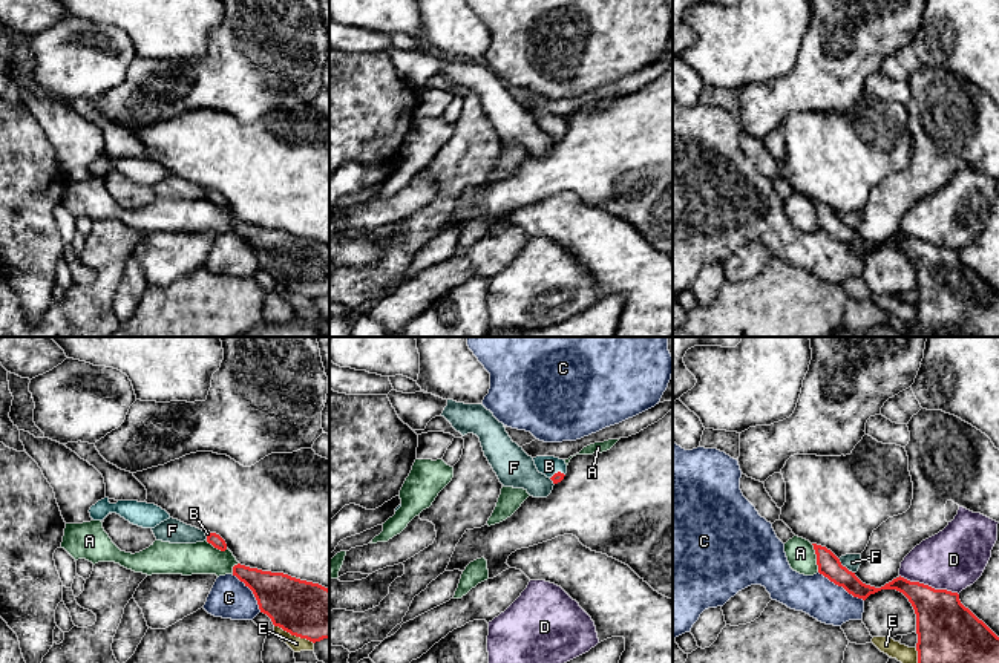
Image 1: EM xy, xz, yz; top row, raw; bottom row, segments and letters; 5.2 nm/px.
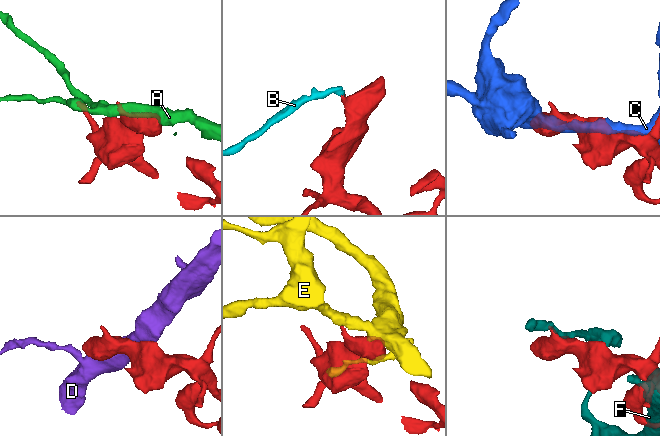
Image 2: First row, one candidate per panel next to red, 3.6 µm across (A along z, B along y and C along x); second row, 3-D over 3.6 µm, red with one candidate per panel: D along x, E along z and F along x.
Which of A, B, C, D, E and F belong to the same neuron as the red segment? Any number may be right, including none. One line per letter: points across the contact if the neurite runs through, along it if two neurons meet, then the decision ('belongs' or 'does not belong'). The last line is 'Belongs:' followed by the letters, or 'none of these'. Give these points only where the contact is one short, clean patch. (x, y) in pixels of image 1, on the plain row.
A: does not belong
B: runs through xz (558, 133), (558, 129), (549, 123); belongs
C: does not belong
D: does not belong
E: does not belong
F: does not belong
Belongs: B

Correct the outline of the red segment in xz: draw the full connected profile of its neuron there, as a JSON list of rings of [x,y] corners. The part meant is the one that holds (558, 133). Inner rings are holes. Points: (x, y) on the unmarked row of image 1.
[[[536,113],[533,118],[538,129],[550,135],[553,141],[561,139],[567,130],[567,121],[564,116],[555,113]]]

